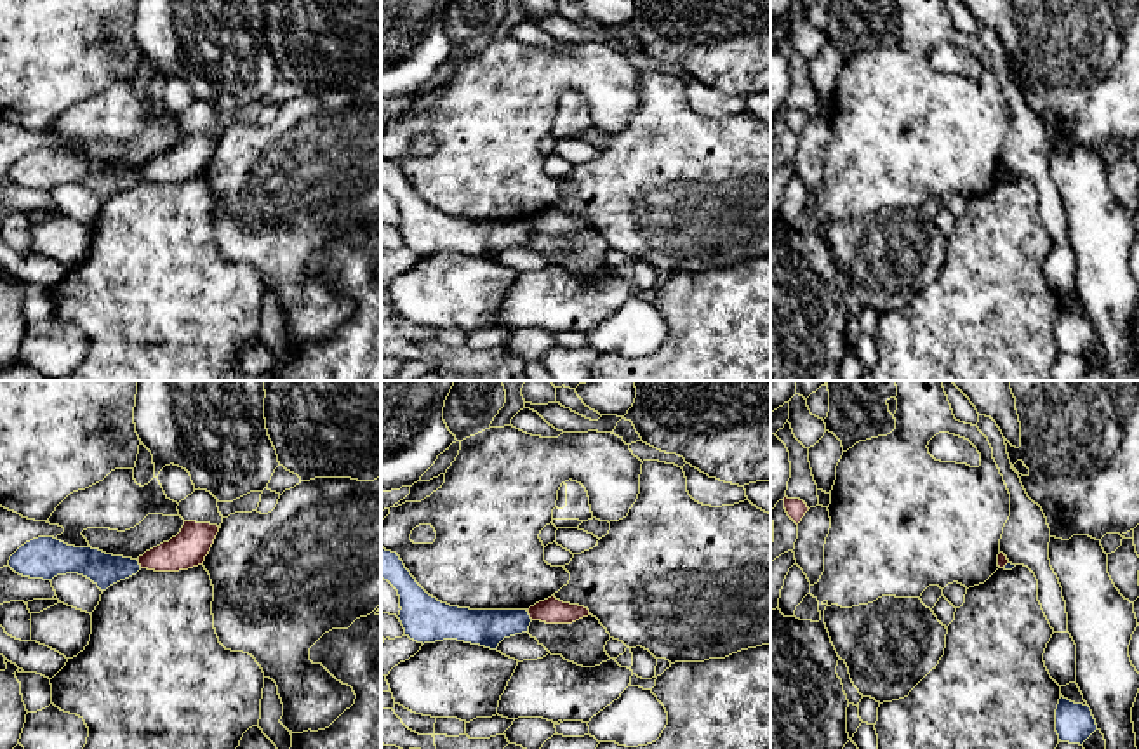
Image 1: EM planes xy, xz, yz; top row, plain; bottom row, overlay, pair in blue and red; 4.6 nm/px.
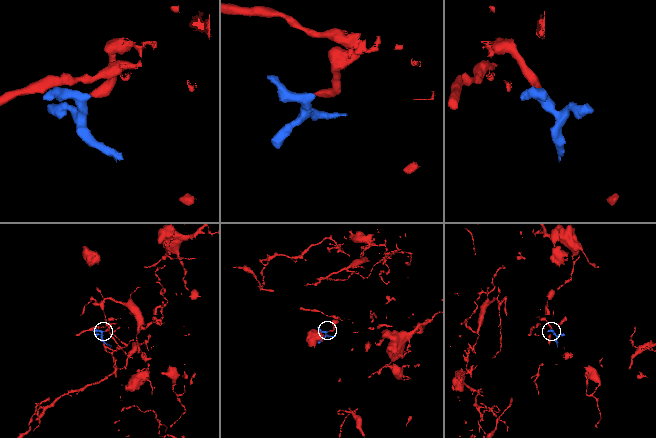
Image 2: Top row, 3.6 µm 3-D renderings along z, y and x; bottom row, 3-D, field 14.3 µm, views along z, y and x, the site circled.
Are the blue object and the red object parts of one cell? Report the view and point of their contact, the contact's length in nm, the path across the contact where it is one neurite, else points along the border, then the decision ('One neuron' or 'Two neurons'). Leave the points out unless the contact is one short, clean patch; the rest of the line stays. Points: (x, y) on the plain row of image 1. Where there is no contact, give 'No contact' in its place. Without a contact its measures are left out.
Touches blue at xz (529, 226). Shared border 60 nm. Boundary: xz (526, 221), (532, 230). Two neurons

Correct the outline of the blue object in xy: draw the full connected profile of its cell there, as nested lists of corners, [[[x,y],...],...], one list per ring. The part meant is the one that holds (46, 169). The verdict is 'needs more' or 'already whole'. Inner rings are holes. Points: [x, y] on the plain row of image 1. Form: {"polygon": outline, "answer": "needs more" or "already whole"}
{"polygon": [[[54,148],[26,153],[10,167],[9,177],[23,188],[43,191],[78,184],[90,189],[101,202],[141,181],[137,170],[106,165],[90,156],[68,156]]], "answer": "already whole"}

